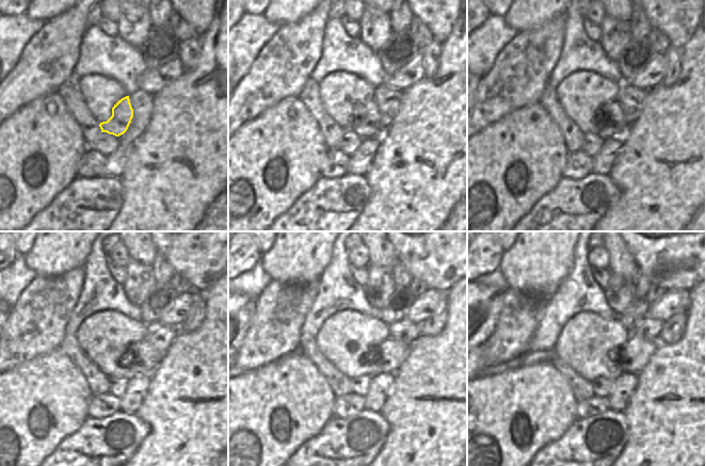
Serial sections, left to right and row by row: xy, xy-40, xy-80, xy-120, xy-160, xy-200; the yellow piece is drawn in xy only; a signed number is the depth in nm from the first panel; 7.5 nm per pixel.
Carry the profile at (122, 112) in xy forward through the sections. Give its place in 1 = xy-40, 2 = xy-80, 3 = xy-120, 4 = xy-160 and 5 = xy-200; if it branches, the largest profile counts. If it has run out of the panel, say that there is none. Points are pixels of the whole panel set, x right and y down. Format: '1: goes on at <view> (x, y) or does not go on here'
1: goes on at xy-40 (366, 116)
2: goes on at xy-80 (610, 119)
3: goes on at xy-120 (141, 357)
4: goes on at xy-160 (389, 354)
5: goes on at xy-200 (634, 355)

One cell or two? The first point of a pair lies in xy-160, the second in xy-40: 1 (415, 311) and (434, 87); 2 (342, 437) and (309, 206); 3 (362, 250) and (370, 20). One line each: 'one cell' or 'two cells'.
1: two cells
2: one cell
3: two cells

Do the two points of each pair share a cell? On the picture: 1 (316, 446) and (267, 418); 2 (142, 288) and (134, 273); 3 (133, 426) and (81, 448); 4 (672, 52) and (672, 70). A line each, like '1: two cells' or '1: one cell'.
1: two cells
2: one cell
3: one cell
4: one cell

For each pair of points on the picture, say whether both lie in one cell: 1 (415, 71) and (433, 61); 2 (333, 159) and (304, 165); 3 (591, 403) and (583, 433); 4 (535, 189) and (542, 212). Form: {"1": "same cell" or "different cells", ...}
{"1": "different cells", "2": "different cells", "3": "different cells", "4": "different cells"}

